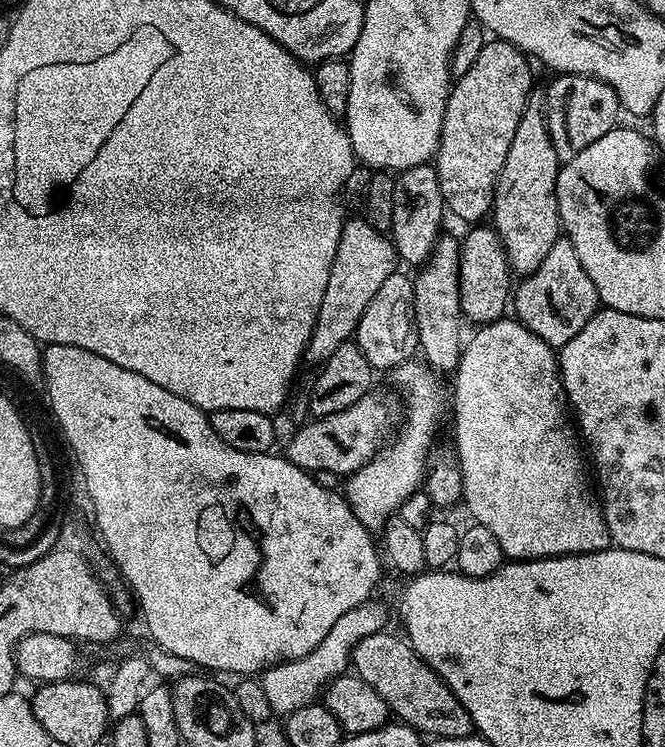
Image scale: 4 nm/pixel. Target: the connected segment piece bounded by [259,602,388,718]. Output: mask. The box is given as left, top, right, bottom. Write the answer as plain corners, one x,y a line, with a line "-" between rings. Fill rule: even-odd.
376,603
360,604
342,614
342,618
338,618
338,622
330,626
330,634
326,634
326,638
322,638
322,642
318,642
318,646
310,650
310,654
297,660
285,660
282,664
273,664
271,668
264,669
259,682
277,717
280,715
280,718
287,718
294,710
317,703
318,697
331,680
349,671
354,646
358,646
362,638
370,638
370,634
385,631
387,624
384,623
388,620
388,612

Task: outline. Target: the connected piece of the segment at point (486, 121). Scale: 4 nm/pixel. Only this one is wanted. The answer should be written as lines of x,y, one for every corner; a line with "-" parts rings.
492,38
485,43
474,66
466,74
455,77
446,102
434,167
442,186
445,209
460,220
480,222
491,213
492,192
502,162
506,162
510,142
514,142
518,118
522,118
528,97
534,92
531,66
529,57
509,40

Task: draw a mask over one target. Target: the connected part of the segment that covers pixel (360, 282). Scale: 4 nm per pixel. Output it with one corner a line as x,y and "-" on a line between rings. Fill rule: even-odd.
363,218
345,219
344,229
338,238
338,250
330,266
330,282
326,282
326,294
322,294
316,325
302,357
305,365
324,364
330,354
338,350
338,346
353,339
360,316
366,310
370,298
378,294
382,282
386,282
386,278
390,278
397,268
396,248
385,233
374,230
374,226
370,226

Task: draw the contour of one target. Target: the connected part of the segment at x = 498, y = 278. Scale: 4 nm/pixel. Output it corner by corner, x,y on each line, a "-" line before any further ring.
472,226
460,240
460,311
465,321
473,320
473,325
483,326
505,315
504,307
509,307
514,292
514,271
508,261
507,250
494,227

